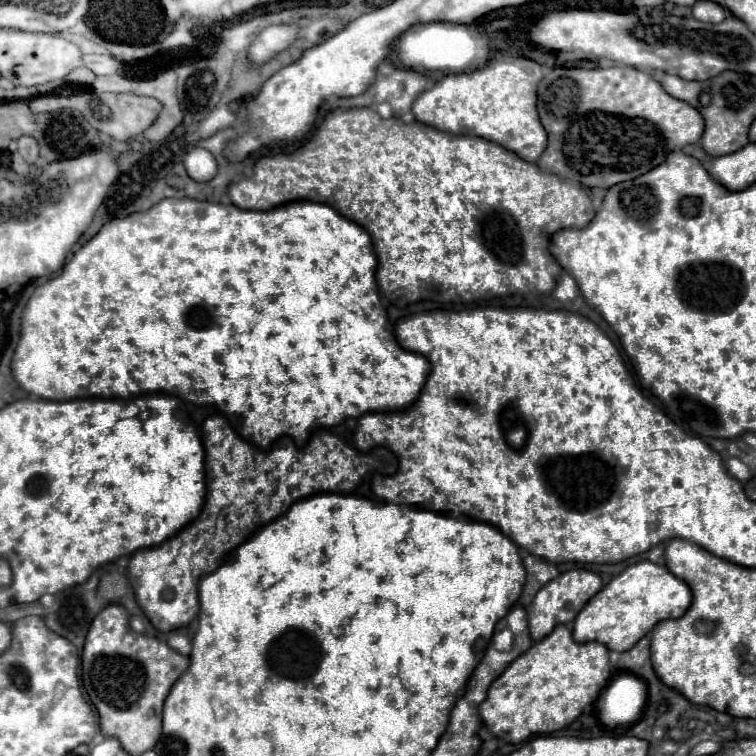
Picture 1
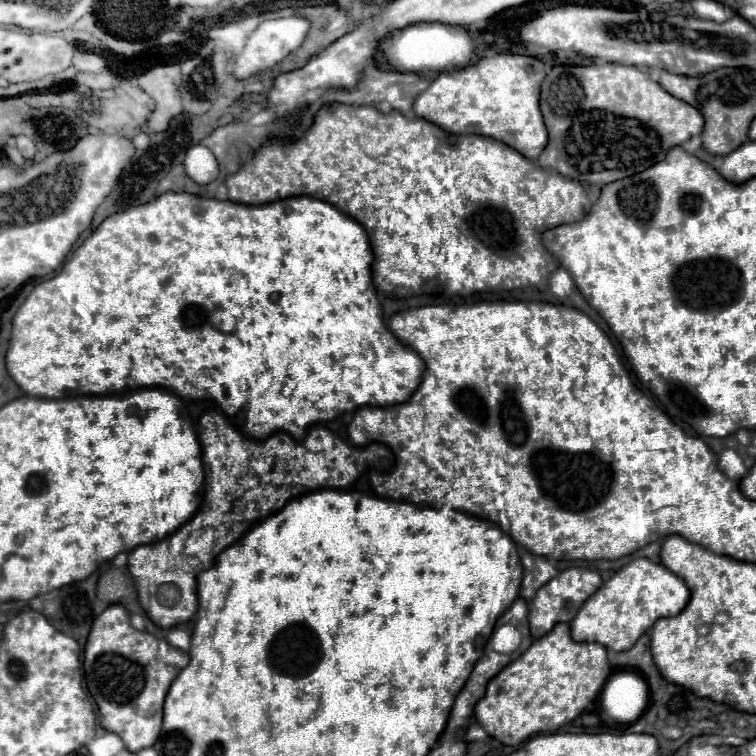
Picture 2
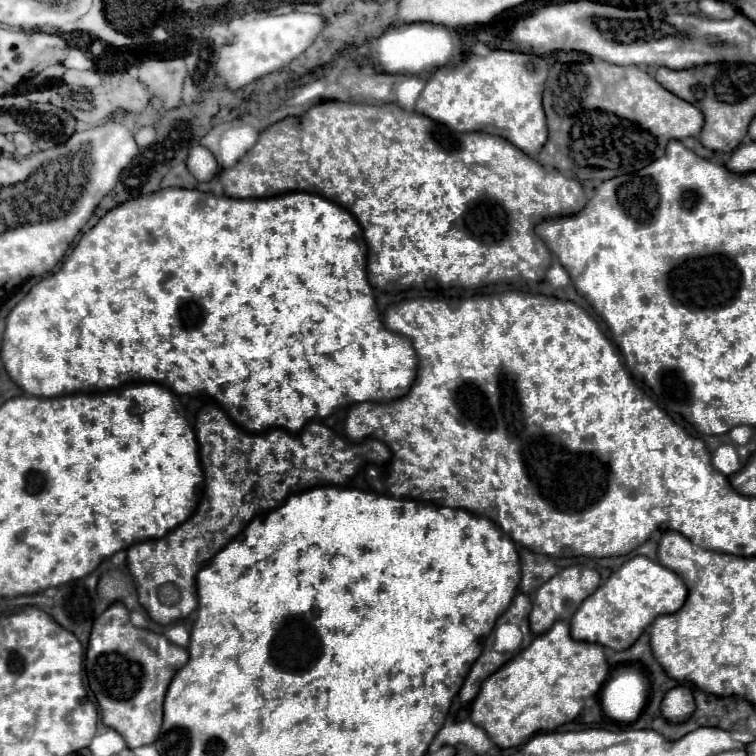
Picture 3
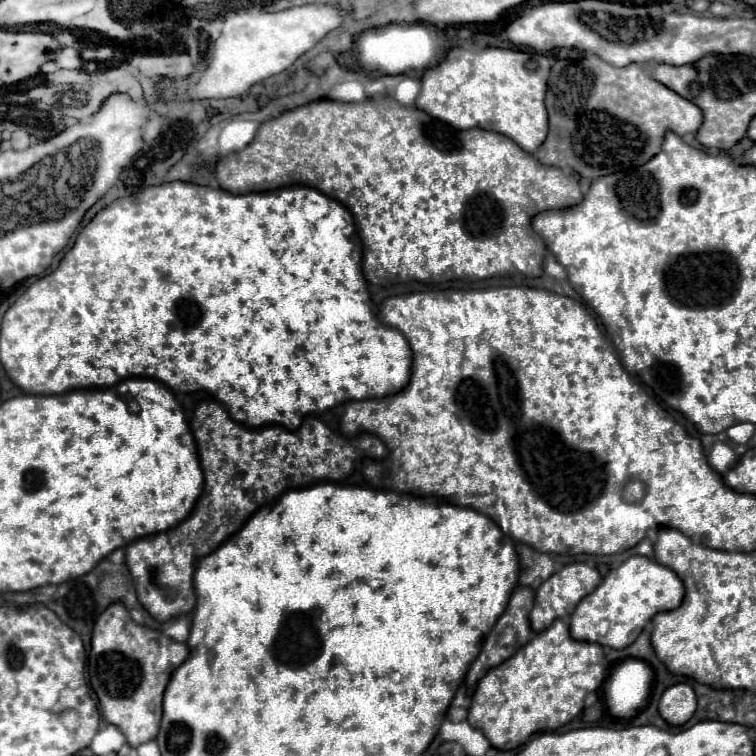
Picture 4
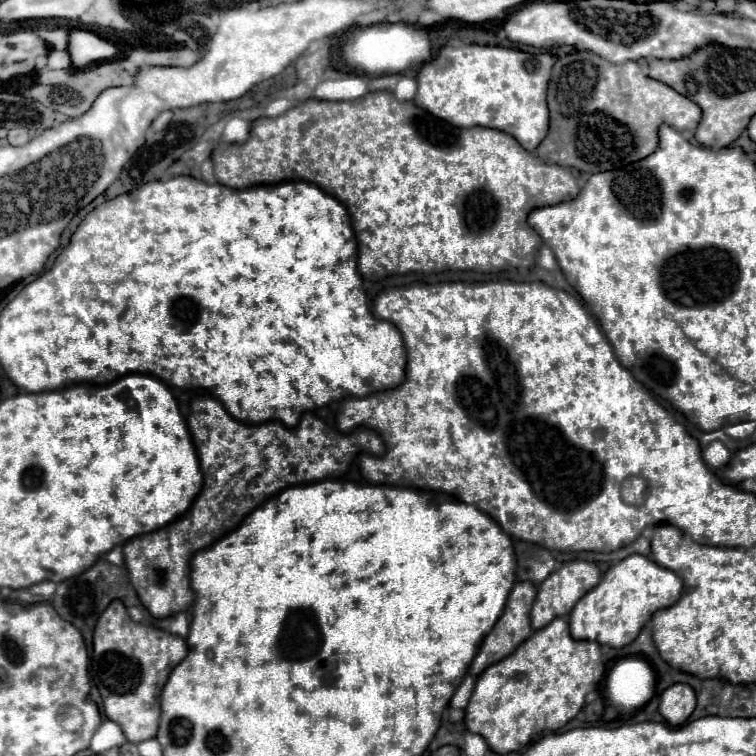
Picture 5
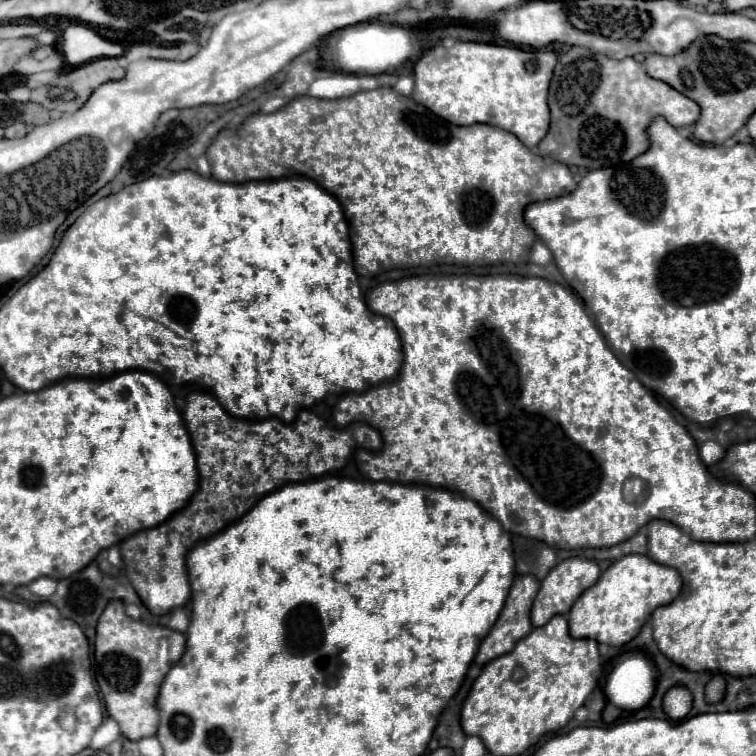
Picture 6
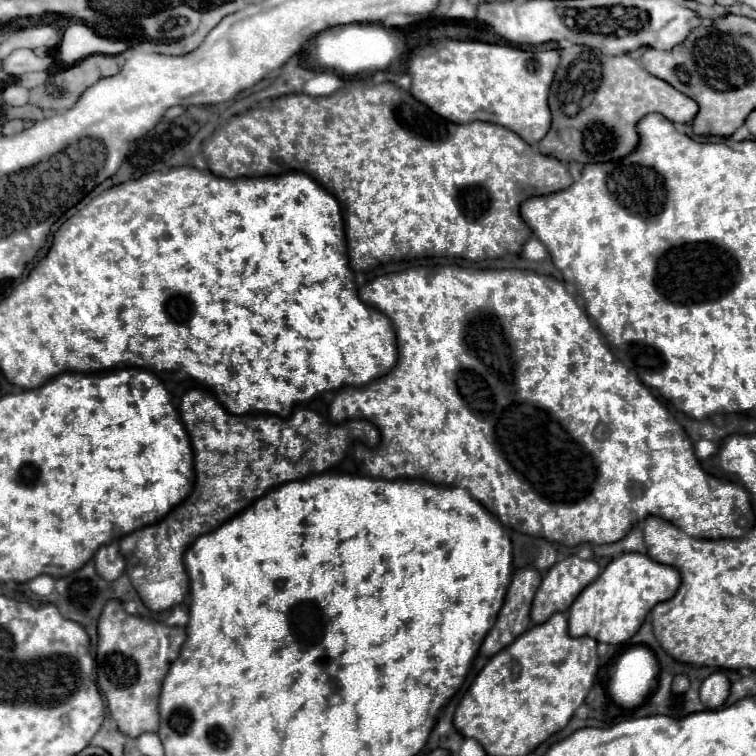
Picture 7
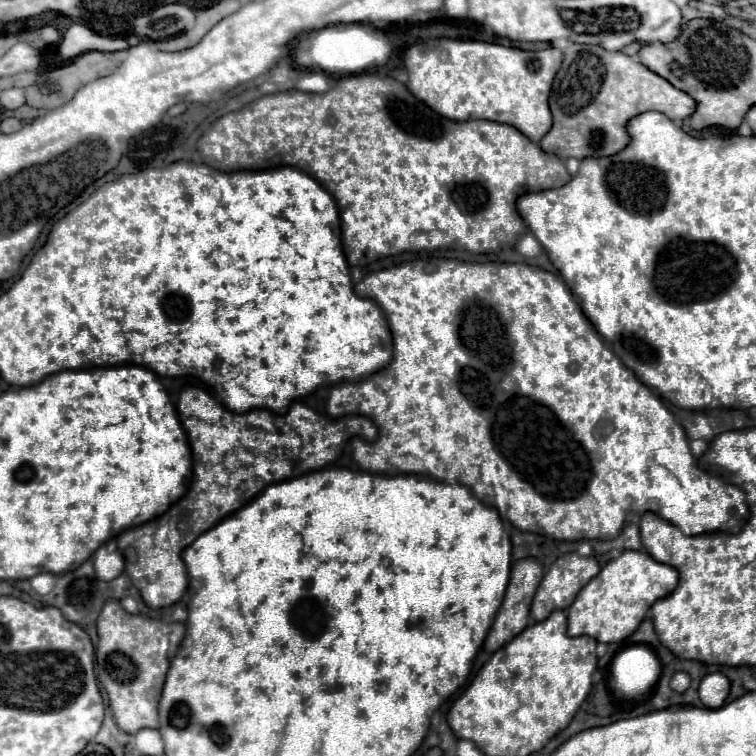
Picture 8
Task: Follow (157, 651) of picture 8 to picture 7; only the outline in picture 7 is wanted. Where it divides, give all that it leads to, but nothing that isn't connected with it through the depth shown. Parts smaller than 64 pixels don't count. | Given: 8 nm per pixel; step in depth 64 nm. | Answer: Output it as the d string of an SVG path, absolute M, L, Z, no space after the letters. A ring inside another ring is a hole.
M108 600L98 618L98 650L96 674L98 686L106 694L108 710L120 732L136 738L144 732L158 730L158 696L162 680L186 640L182 626L164 626L160 622L144 622L126 614L120 600Z

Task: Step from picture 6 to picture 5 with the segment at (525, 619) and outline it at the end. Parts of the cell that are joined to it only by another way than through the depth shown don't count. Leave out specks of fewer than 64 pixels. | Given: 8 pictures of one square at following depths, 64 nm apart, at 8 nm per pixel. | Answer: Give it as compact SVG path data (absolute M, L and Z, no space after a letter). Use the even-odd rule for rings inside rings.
M516 582L514 584L500 620L496 622L492 632L484 638L484 642L480 646L480 652L472 662L472 668L470 668L472 674L480 674L484 668L488 668L488 664L494 664L496 660L502 660L504 656L512 654L534 632L532 626L530 626L530 608L534 604L534 598L536 598L536 586L532 582Z

